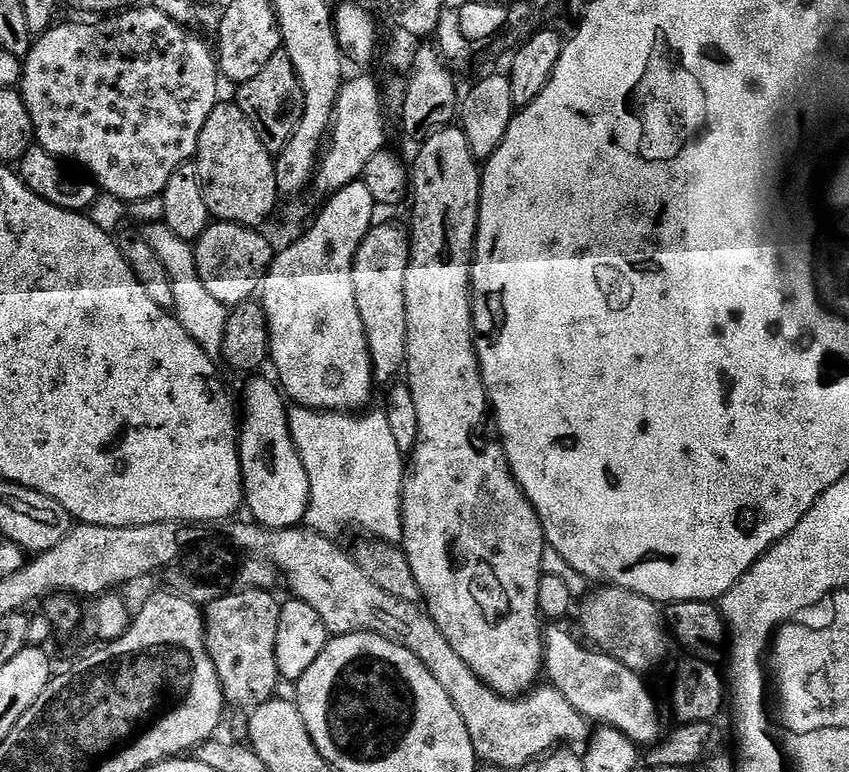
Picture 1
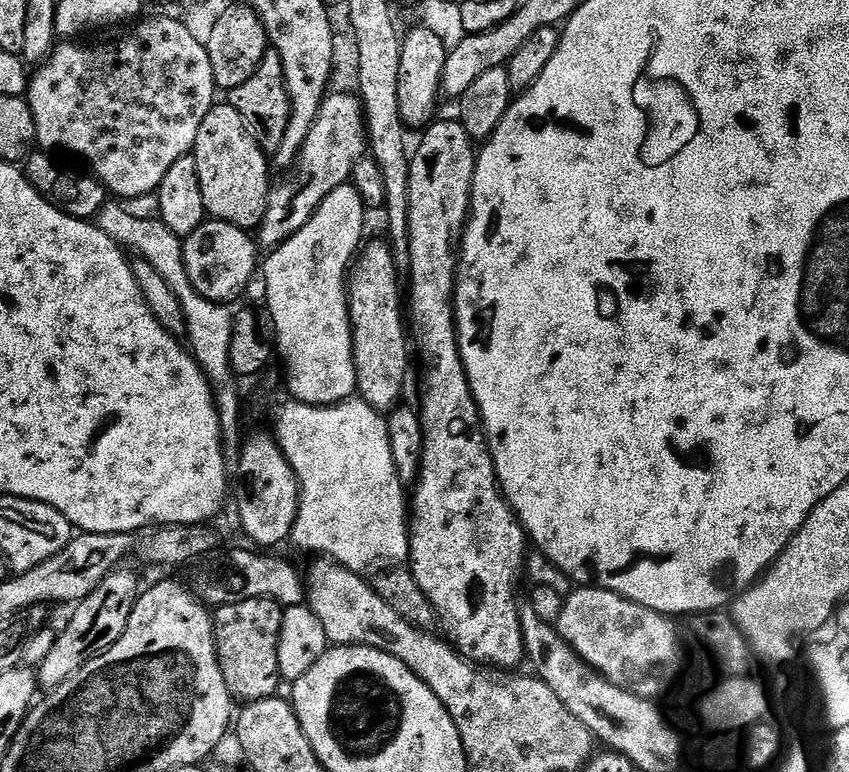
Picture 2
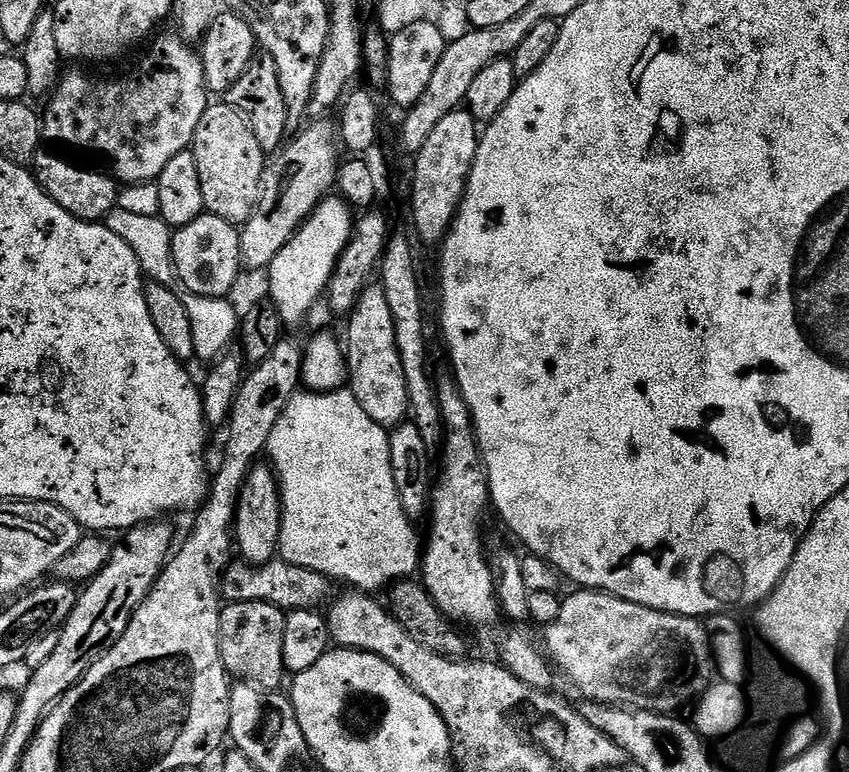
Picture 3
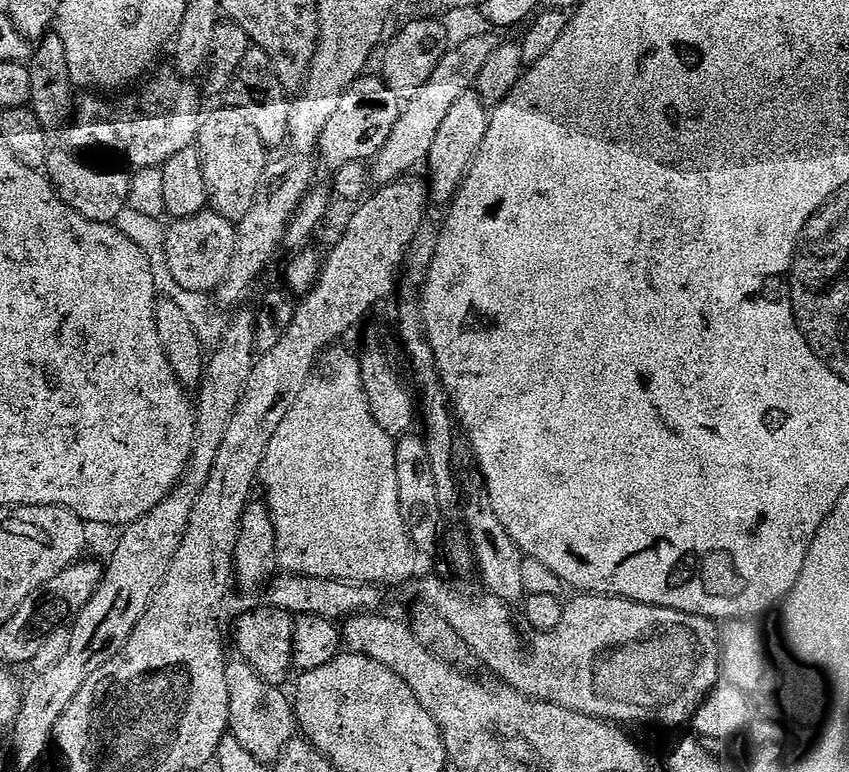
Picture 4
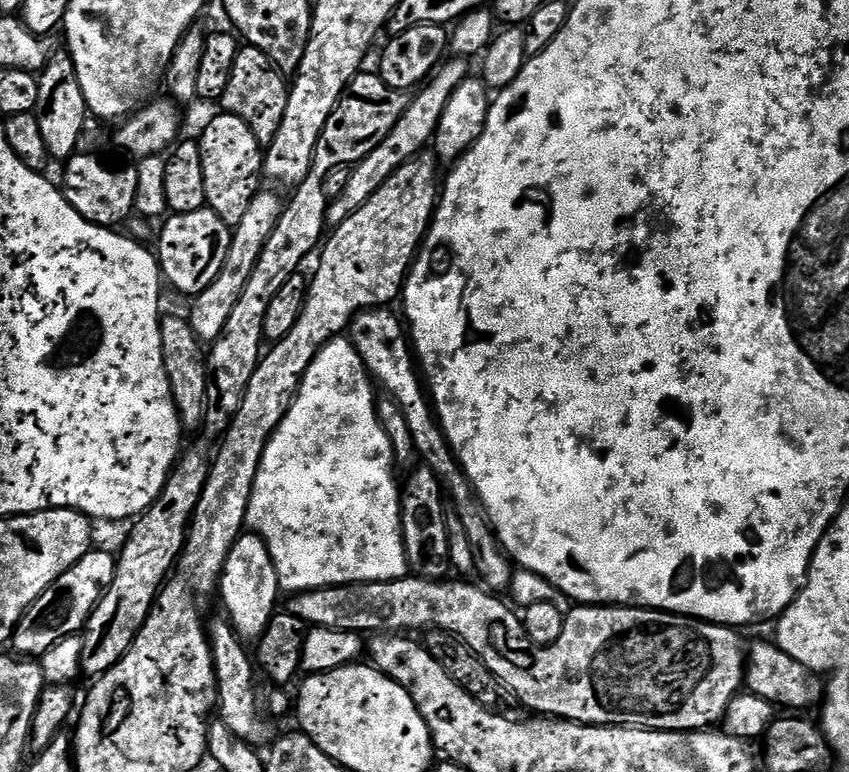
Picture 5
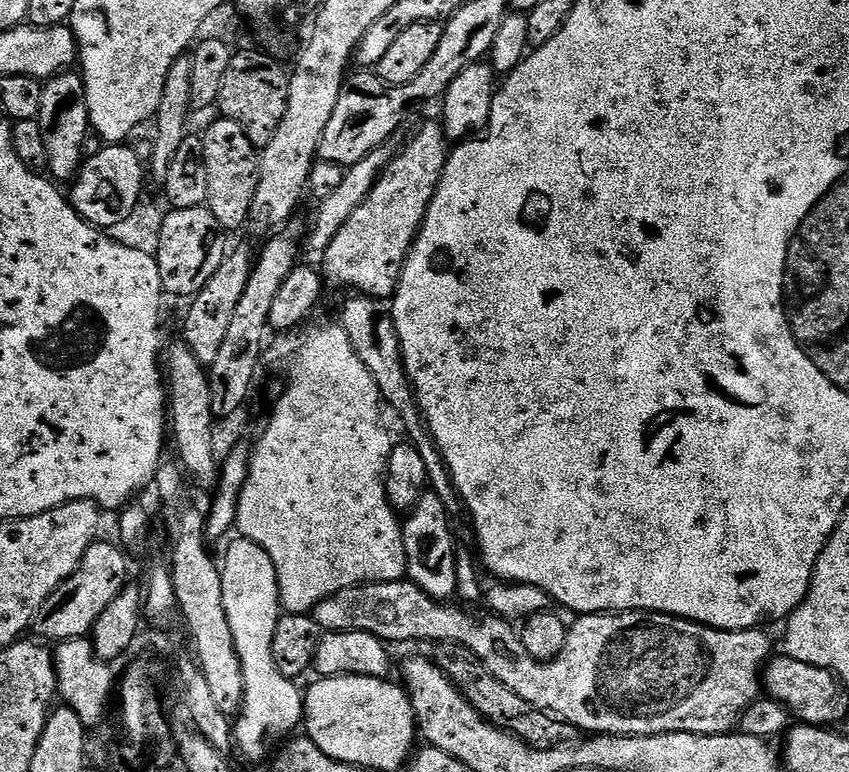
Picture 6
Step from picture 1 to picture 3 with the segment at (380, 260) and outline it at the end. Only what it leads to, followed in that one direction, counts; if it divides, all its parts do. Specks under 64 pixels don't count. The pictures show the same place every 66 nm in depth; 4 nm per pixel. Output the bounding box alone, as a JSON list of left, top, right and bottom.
[346,282,410,429]

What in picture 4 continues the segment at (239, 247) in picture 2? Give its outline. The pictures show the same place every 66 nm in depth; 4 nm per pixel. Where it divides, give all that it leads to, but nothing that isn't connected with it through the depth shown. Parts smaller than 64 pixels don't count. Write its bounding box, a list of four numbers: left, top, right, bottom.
[166,210,236,294]

